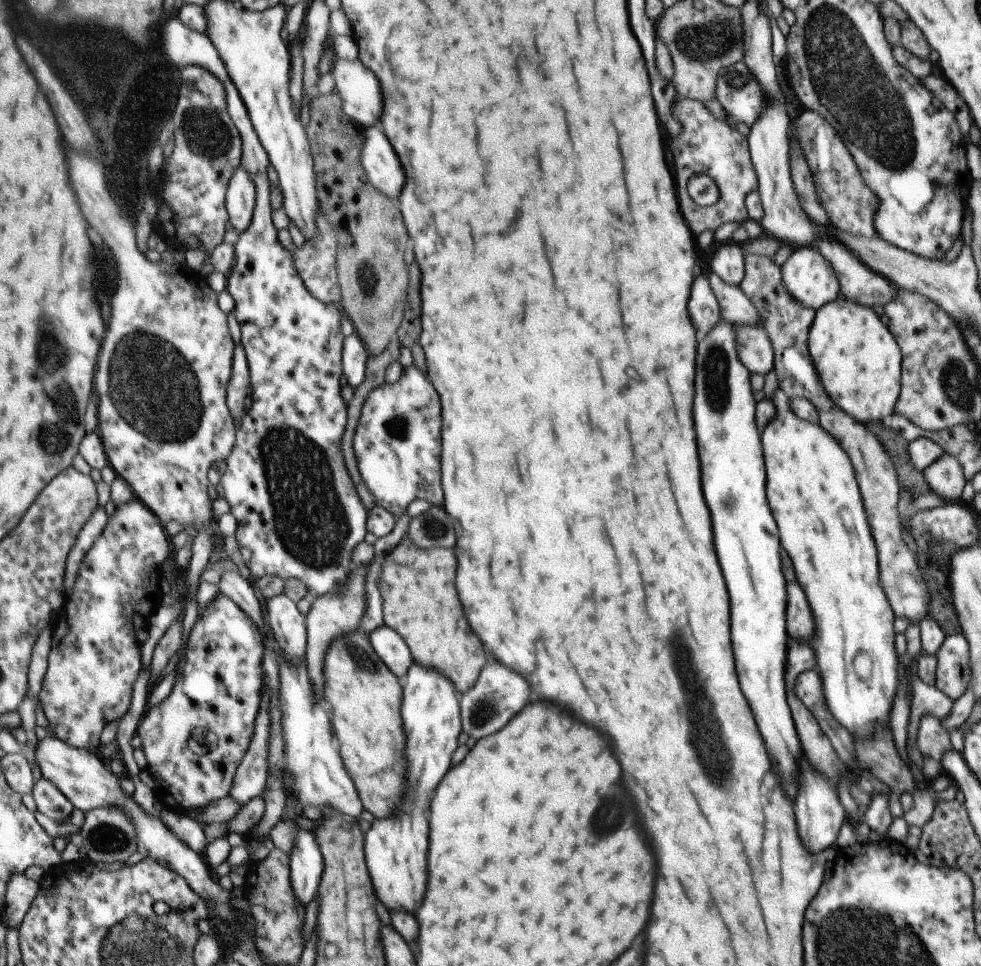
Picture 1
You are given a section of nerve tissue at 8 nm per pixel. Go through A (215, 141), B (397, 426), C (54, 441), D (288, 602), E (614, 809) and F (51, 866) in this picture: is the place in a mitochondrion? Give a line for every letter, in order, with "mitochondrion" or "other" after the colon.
A: mitochondrion
B: mitochondrion
C: mitochondrion
D: other
E: mitochondrion
F: other

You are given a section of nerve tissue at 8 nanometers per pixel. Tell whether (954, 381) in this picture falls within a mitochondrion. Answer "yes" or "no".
yes

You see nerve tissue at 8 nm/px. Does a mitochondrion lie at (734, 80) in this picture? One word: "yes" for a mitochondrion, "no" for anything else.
yes

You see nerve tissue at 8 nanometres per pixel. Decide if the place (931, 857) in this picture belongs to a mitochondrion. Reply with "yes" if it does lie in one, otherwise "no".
no

